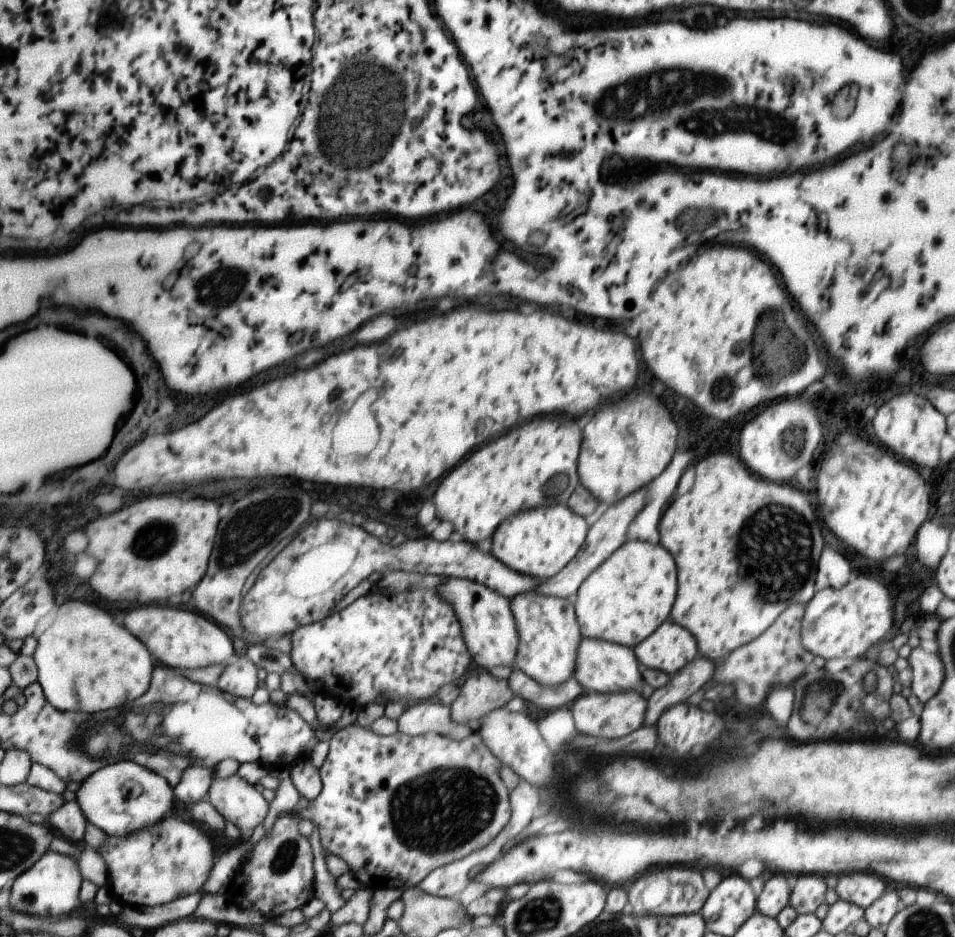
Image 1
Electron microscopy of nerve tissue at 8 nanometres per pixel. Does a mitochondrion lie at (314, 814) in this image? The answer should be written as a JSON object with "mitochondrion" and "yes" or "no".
{"mitochondrion":"no"}

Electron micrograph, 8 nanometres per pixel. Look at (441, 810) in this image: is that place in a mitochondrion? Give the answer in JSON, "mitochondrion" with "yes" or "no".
{"mitochondrion":"yes"}

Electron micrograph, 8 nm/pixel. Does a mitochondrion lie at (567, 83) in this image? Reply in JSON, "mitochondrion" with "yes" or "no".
{"mitochondrion":"no"}

